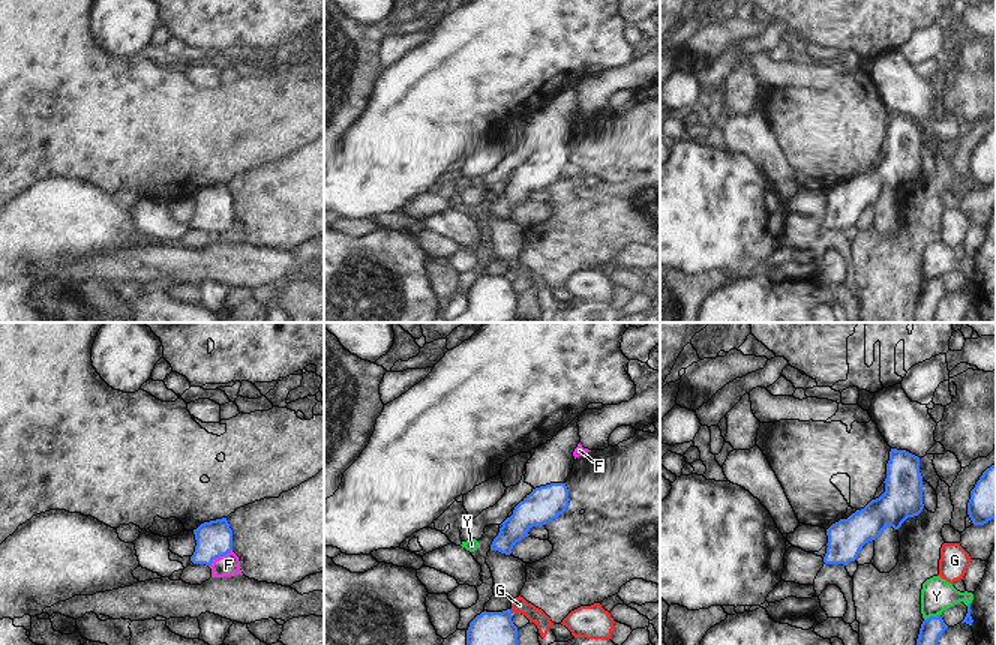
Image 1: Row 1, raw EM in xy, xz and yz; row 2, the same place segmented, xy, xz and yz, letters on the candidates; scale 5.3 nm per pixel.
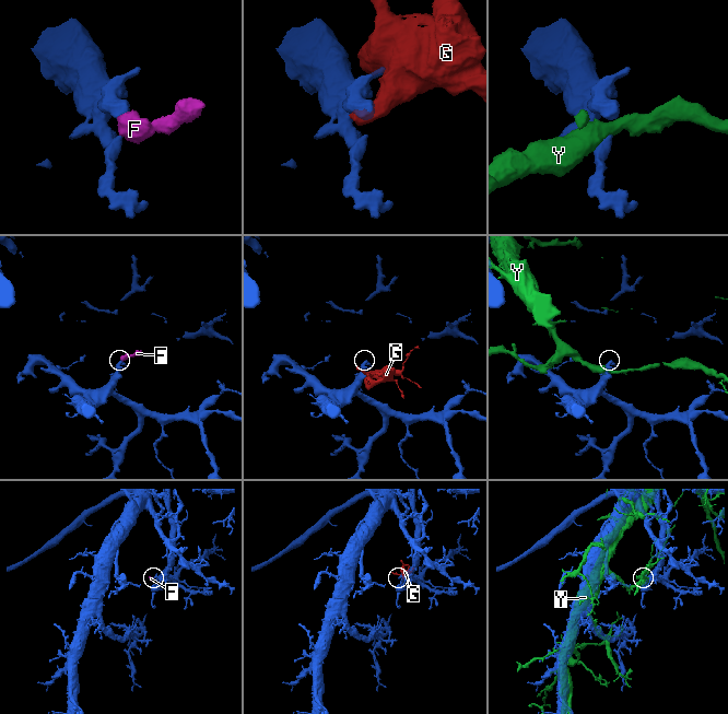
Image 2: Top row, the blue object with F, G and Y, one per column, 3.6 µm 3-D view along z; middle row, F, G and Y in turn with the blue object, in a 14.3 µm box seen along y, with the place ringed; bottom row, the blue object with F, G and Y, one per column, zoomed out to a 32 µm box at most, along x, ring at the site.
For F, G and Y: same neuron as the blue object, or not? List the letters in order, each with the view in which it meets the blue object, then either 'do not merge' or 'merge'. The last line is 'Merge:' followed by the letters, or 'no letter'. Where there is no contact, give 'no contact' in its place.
F: meets blue in xy; merge
G: meets blue in xz; do not merge
Y: meets blue in yz; do not merge
Merge: F

